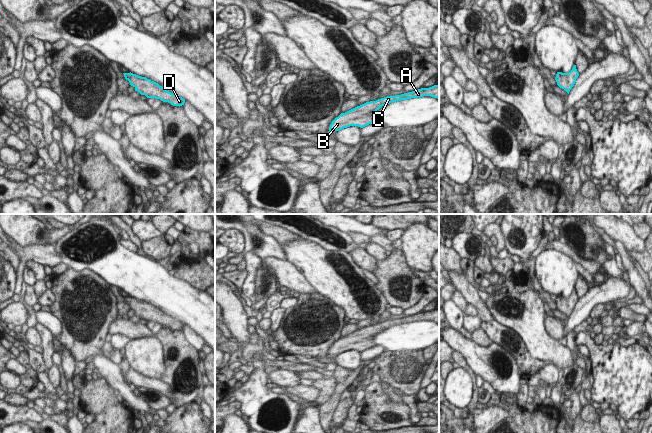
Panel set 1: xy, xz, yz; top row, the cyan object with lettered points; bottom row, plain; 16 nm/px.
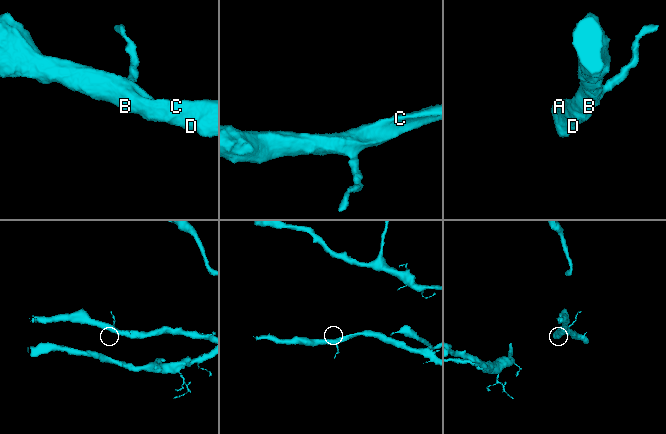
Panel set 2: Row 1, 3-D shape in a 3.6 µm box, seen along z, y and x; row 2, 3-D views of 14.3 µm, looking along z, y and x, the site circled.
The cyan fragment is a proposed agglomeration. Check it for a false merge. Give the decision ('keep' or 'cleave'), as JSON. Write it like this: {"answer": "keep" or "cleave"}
{"answer": "keep"}

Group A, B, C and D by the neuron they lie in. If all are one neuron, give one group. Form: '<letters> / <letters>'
A B C D

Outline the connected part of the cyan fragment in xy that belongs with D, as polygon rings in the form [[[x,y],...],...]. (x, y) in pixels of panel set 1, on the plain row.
[[[123,297],[126,304],[130,309],[135,312],[141,319],[145,319],[147,322],[160,323],[163,326],[168,326],[173,330],[182,330],[185,327],[185,323],[179,321],[160,310],[158,307],[141,301],[133,297]]]

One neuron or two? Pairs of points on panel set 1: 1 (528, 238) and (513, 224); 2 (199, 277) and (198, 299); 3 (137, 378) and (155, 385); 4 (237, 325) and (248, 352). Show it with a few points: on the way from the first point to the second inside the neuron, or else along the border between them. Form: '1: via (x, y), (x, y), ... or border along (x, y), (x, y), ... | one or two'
1: via (525, 233), (518, 224) | one
2: border along (178, 277), (187, 280), (195, 287), (204, 291) | two
3: via (141, 381), (151, 383) | one
4: border along (249, 342), (246, 345) | two

